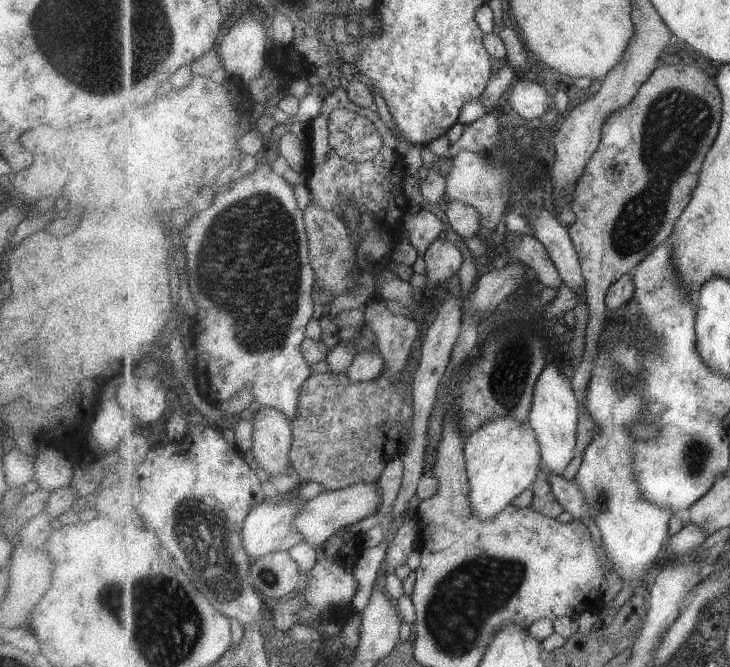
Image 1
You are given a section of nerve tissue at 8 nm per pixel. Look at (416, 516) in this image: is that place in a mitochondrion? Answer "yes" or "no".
no

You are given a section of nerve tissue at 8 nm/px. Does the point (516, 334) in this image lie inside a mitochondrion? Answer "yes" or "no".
yes

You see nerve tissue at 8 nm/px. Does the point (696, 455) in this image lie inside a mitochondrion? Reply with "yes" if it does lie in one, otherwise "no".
yes

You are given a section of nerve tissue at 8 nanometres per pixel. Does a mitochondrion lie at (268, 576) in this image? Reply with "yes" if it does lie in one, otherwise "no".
yes

